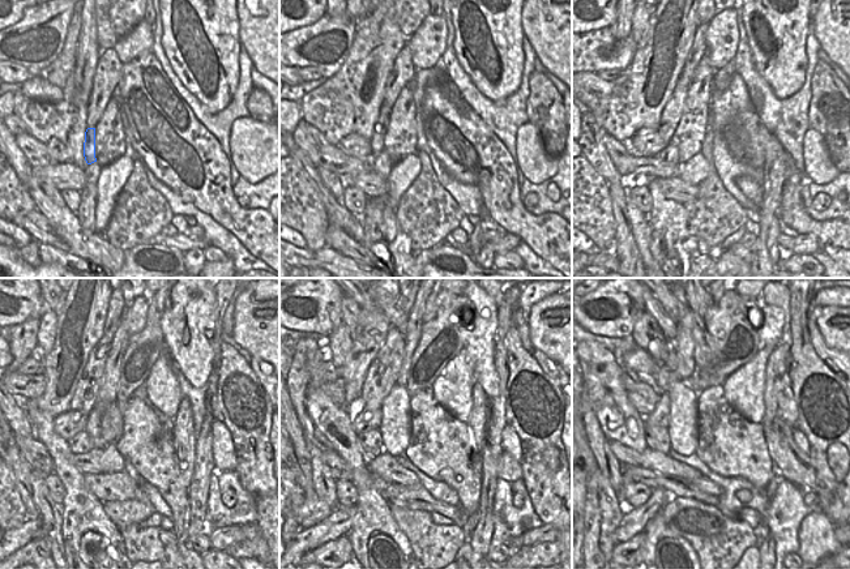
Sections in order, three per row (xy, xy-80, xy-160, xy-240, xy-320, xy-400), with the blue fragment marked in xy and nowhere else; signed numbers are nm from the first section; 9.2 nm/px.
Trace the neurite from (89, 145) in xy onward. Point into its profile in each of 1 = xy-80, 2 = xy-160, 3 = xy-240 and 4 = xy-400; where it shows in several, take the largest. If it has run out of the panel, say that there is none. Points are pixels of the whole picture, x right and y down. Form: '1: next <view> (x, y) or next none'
1: next xy-80 (384, 119)
2: next xy-160 (671, 114)
3: next xy-240 (86, 393)
4: next xy-400 (680, 366)

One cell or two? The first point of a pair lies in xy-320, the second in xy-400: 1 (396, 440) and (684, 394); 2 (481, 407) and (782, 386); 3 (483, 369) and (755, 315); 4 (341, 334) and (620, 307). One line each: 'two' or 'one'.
1: one
2: two
3: two
4: two

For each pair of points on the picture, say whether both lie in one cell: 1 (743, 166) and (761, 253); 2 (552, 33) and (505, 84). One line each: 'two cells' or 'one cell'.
1: two cells
2: two cells

